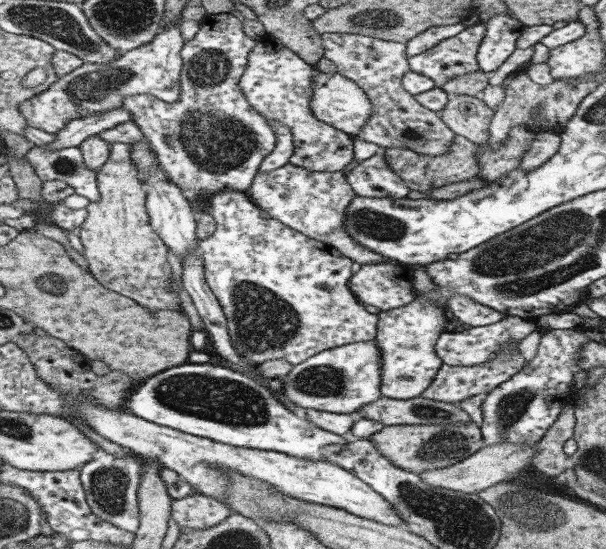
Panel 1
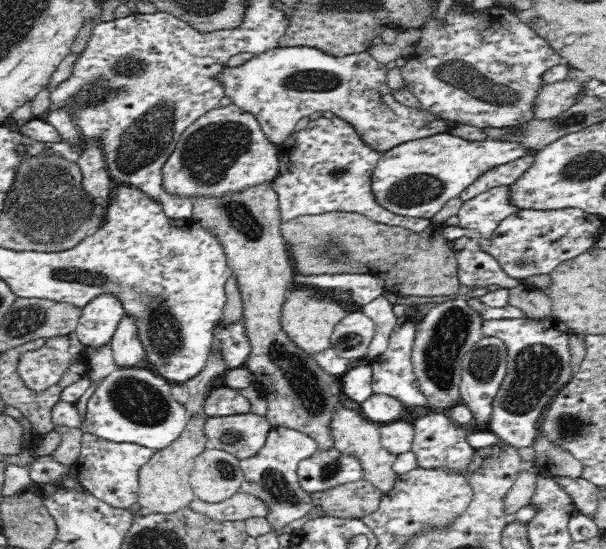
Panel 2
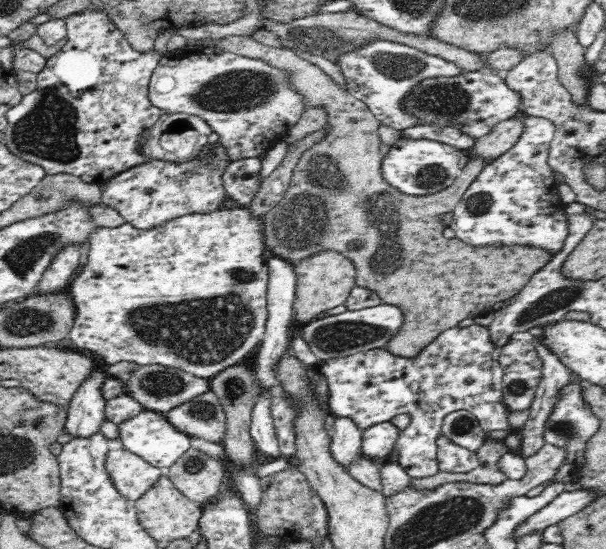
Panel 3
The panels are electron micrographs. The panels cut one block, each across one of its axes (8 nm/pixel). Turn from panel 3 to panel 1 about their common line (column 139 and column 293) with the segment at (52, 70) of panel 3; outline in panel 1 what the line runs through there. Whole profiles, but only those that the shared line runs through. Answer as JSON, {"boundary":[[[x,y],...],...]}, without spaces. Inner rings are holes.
{"boundary":[[[266,32],[254,40],[254,49],[248,55],[248,64],[238,83],[248,104],[258,114],[262,114],[270,126],[274,127],[276,122],[280,122],[280,126],[284,124],[290,128],[294,144],[292,156],[288,159],[290,164],[314,172],[342,171],[354,158],[354,137],[318,120],[312,113],[310,100],[314,91],[310,88],[316,67],[302,60],[296,51],[288,49]]]}

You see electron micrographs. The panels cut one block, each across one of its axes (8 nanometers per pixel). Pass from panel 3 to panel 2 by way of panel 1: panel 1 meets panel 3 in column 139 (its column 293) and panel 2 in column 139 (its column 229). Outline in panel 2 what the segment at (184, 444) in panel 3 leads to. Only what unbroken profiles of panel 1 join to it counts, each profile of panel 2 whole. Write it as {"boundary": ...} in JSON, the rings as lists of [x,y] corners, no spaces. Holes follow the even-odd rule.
{"boundary":[[[117,368],[88,398],[83,432],[113,443],[134,443],[154,451],[174,442],[188,424],[185,405],[172,395],[172,384],[146,368]]]}

